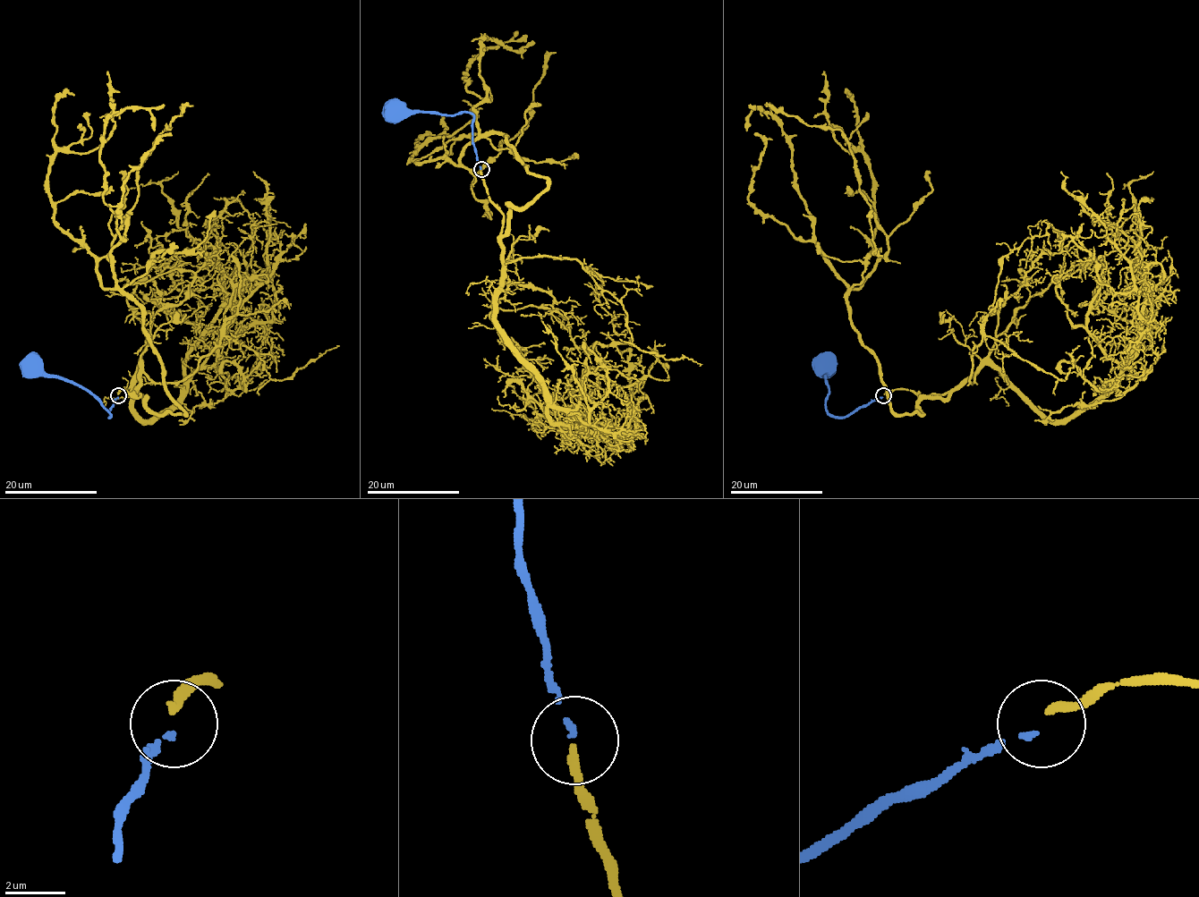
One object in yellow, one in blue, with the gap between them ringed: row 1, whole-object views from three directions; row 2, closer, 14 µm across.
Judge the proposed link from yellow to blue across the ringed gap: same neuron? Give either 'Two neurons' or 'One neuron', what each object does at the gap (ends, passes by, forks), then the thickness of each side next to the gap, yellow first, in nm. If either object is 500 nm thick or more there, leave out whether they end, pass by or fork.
Two neurons. At the ring yellow ends. At the ring blue ends. Thickness 280 nm (yellow) against 160 nm

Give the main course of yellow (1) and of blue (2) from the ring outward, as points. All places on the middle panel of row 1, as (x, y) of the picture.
1: (481, 170), (503, 234), (508, 207), (548, 185), (501, 134), (472, 139), (457, 165), (411, 159), (470, 110)
2: (481, 169), (473, 144), (473, 116), (469, 113), (449, 114), (398, 113)

